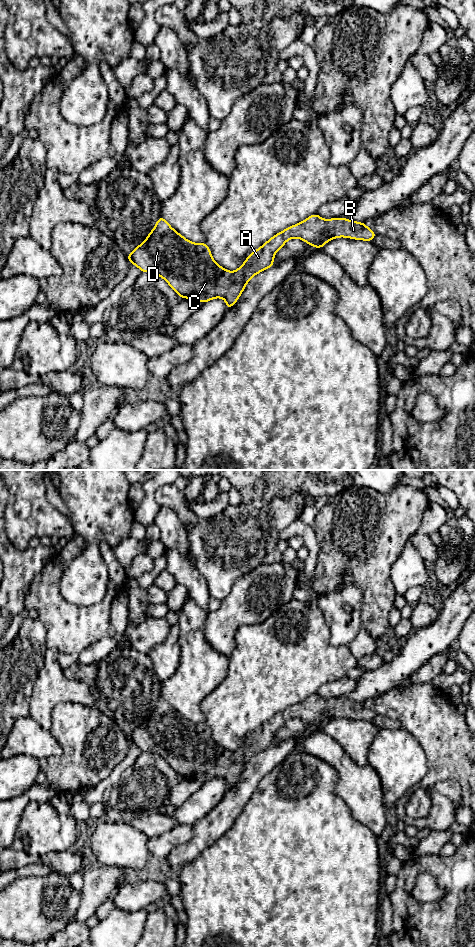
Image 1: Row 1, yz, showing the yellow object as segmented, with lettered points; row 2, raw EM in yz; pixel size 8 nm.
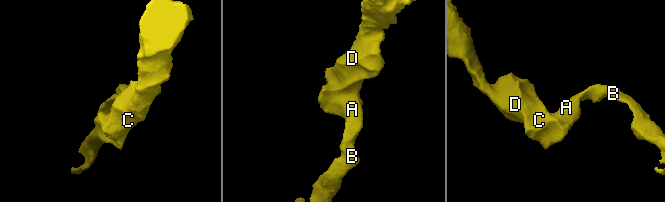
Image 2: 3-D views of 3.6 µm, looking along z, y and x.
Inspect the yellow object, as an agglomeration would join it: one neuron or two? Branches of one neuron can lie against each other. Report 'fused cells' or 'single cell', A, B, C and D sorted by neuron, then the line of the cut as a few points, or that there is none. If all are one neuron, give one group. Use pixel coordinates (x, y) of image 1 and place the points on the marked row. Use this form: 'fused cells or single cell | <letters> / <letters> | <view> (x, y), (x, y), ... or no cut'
single cell | A B C D | no cut

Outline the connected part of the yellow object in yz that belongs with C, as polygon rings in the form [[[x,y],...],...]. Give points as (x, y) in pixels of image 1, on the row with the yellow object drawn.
[[[315,213],[304,221],[292,225],[271,237],[261,247],[248,255],[245,262],[237,270],[231,272],[215,262],[206,243],[189,241],[174,230],[165,218],[160,216],[146,240],[135,247],[132,253],[126,255],[126,257],[141,272],[150,272],[161,276],[181,298],[197,300],[203,304],[214,298],[222,298],[225,300],[228,310],[240,298],[241,293],[252,277],[274,266],[274,256],[285,245],[286,241],[298,238],[314,248],[323,248],[328,241],[338,237],[372,241],[375,236],[376,233],[368,228],[365,223],[342,217],[326,220]]]

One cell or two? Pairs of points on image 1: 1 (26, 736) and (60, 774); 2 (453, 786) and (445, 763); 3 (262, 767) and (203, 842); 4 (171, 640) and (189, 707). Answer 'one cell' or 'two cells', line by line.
1: two cells
2: two cells
3: one cell
4: two cells

